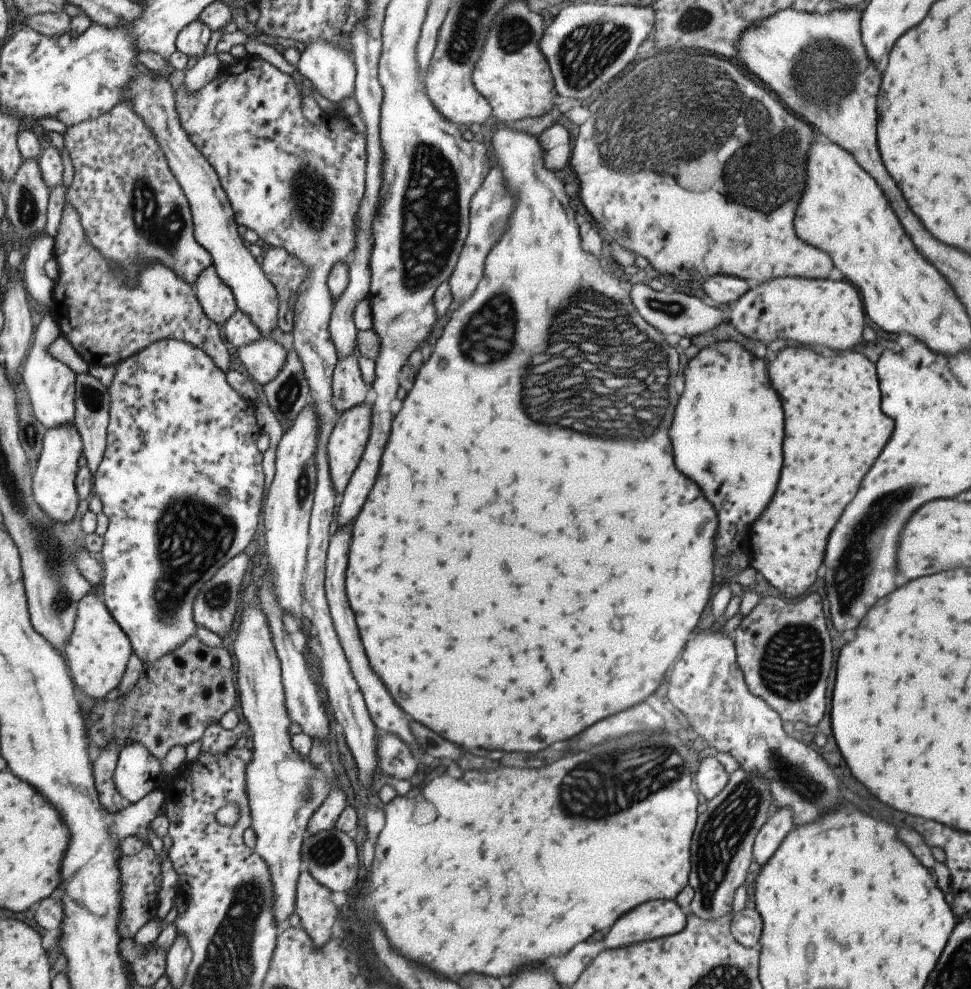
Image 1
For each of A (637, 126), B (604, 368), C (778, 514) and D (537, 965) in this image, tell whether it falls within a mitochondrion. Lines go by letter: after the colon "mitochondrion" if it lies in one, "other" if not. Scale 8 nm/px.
A: mitochondrion
B: mitochondrion
C: other
D: other

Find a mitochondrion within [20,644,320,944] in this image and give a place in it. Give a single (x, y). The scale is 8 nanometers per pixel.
(304, 795)

